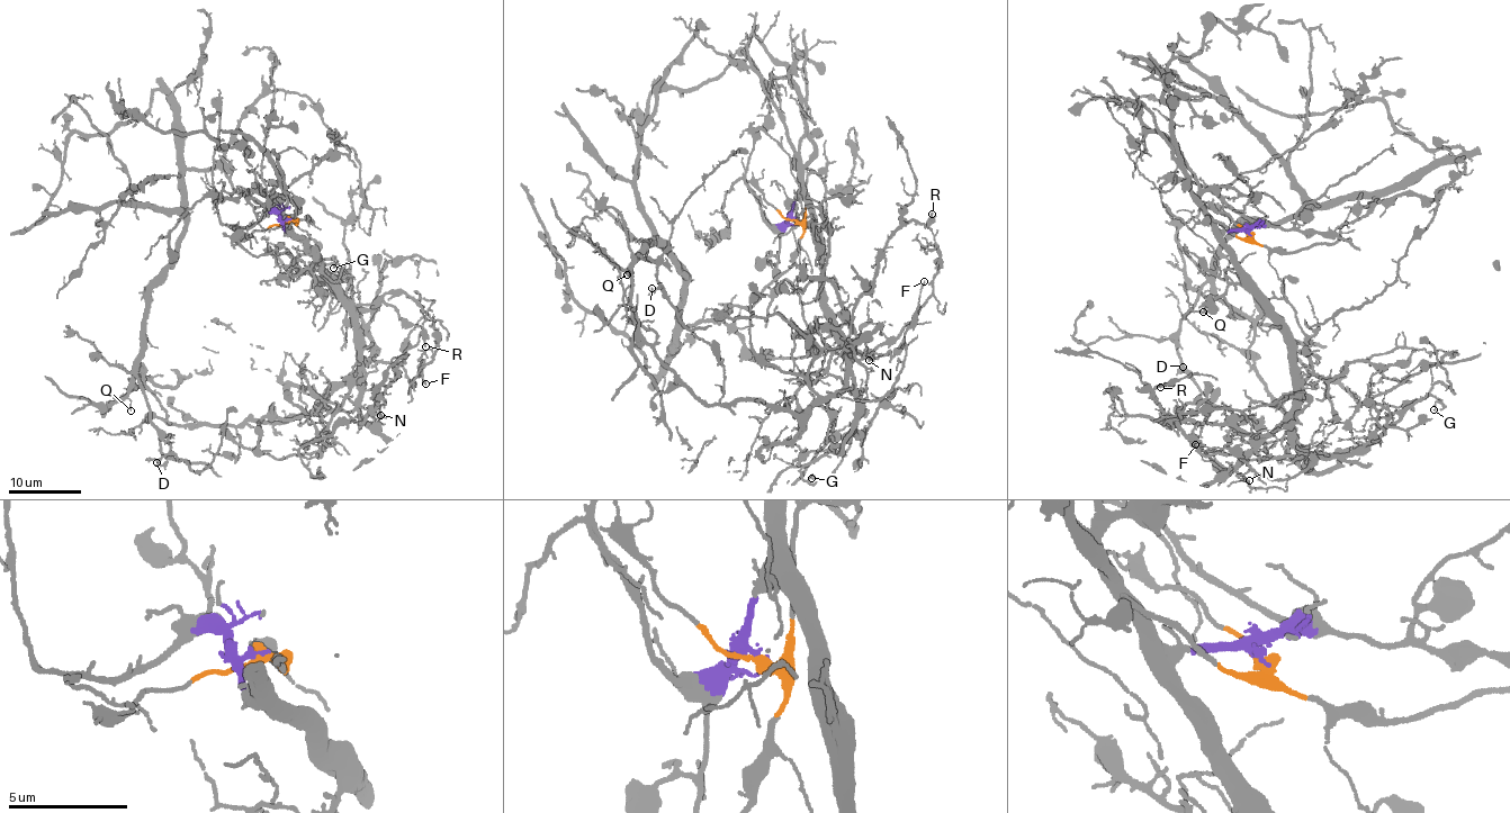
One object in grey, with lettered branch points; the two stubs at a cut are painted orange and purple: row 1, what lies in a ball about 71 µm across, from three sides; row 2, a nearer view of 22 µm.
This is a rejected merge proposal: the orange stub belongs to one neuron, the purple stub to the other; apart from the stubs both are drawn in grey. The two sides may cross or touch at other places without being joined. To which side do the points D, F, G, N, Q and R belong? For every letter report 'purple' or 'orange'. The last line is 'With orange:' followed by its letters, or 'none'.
D: orange
F: purple
G: purple
N: purple
Q: orange
R: purple
With orange: D, Q

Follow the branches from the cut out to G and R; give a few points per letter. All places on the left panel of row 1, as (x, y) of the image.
G: (286, 220), (282, 231), (334, 285), (366, 362), (369, 332), (352, 283), (333, 269)
R: (286, 220), (282, 231), (317, 261), (353, 321), (359, 426), (395, 379), (397, 361), (422, 334), (425, 346)

